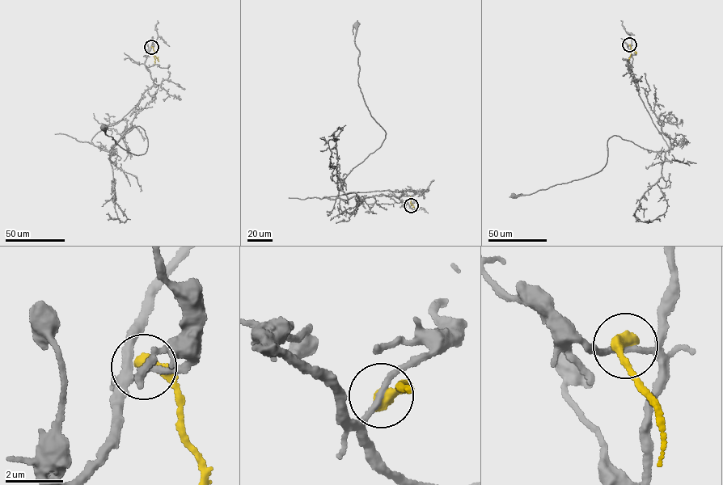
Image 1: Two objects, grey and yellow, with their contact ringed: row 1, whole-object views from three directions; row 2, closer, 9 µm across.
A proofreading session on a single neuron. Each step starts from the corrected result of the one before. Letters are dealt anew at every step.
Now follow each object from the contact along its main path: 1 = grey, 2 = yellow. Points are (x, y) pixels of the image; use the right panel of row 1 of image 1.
1: (629, 44), (640, 98), (672, 149), (649, 150), (615, 135), (607, 140), (606, 162), (600, 171), (513, 196)
2: (629, 44), (632, 51), (628, 61)

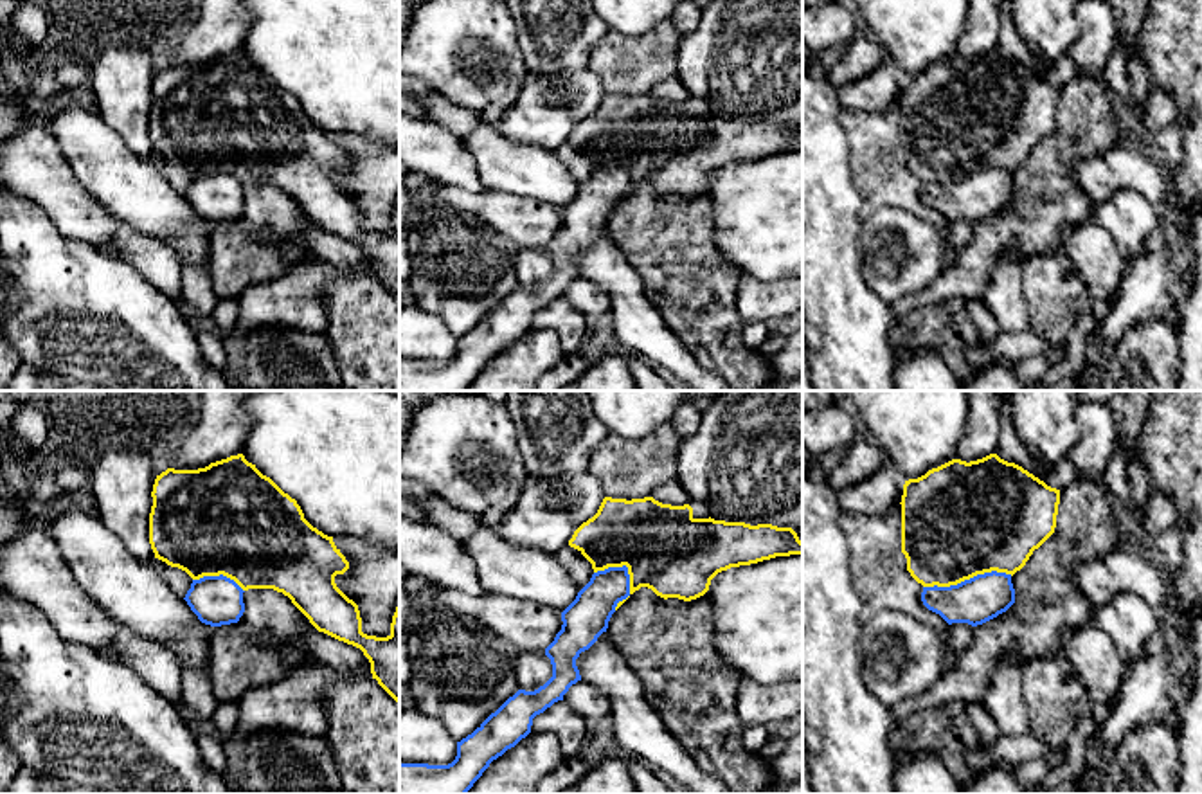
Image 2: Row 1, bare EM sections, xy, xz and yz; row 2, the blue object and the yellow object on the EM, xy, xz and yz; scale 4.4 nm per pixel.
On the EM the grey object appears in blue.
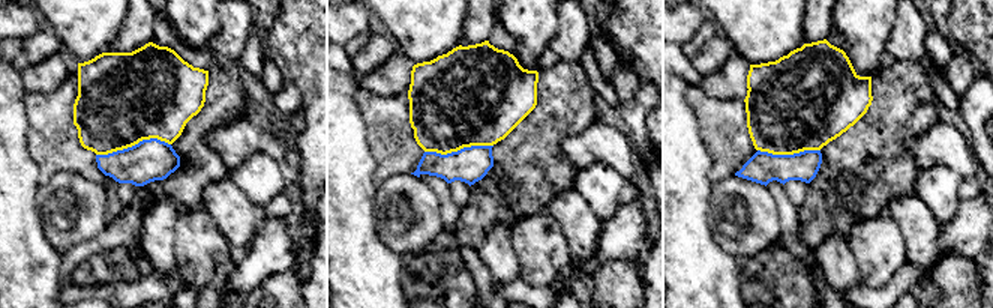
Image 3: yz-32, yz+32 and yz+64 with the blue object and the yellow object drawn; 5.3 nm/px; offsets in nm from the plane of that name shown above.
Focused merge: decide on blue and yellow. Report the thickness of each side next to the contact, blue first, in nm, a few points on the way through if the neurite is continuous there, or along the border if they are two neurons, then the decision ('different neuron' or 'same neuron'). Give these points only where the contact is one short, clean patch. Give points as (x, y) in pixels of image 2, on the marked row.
200/480 nm | different neuron

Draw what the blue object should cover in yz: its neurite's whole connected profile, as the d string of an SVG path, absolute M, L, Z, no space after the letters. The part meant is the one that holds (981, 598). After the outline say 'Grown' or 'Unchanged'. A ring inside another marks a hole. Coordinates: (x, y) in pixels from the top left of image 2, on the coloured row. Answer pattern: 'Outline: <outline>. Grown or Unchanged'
Outline: M984 573L950 587L923 587L923 605L948 625L982 625L1015 603L1011 574Z. Unchanged

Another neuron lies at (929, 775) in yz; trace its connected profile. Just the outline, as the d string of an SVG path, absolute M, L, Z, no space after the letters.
M937 758L898 765L894 789L896 794L961 794L959 783Z

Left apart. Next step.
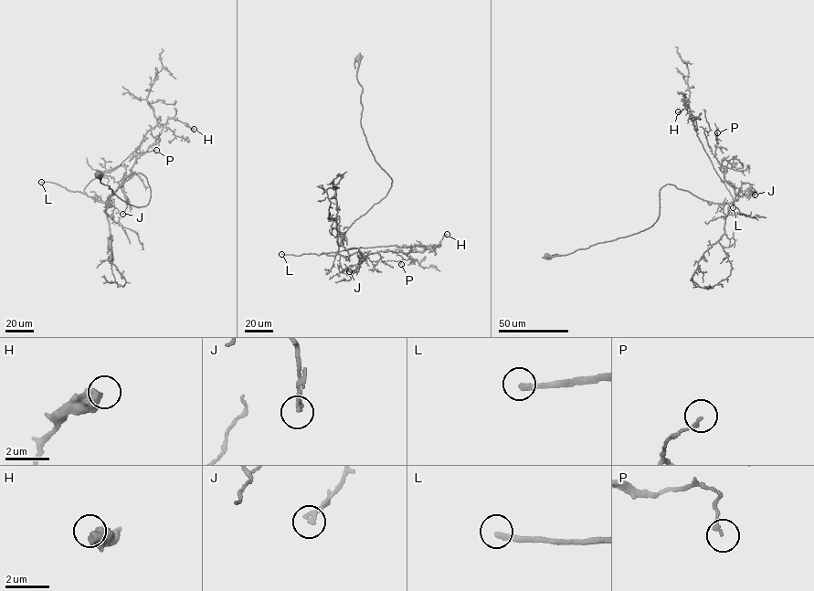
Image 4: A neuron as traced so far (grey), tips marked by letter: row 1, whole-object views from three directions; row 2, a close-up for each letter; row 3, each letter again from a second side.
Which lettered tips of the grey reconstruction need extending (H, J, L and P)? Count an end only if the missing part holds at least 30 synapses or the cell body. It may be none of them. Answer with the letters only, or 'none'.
L

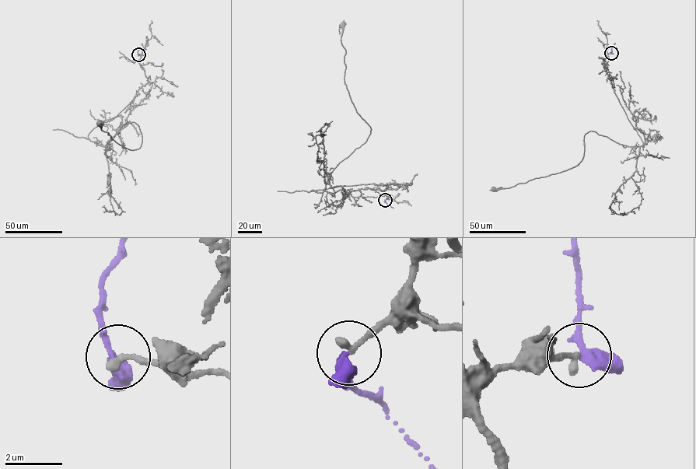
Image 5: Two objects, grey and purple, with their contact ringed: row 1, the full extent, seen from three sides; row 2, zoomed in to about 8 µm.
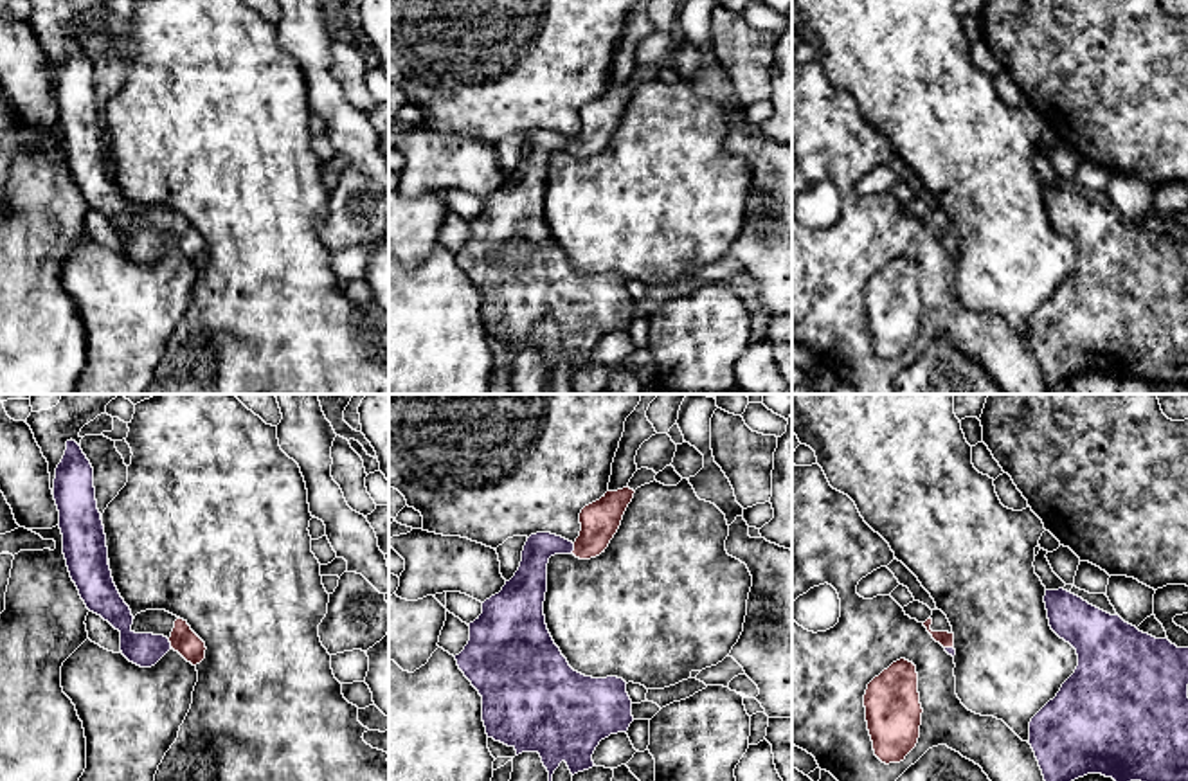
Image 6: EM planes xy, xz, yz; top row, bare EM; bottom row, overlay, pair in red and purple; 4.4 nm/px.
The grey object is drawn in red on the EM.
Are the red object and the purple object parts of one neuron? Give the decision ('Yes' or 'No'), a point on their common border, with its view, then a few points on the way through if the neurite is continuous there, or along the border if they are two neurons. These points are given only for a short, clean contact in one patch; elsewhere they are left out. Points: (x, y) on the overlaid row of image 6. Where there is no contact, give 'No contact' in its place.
Yes. Touches red at xz (575, 549). Path across: xz (600, 520), (575, 549), (551, 547), (530, 582)

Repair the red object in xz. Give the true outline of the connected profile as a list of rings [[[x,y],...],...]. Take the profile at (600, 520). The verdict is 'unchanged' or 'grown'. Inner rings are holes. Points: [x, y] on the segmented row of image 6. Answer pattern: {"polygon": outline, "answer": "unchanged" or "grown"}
{"polygon": [[[626,486],[607,491],[599,500],[585,506],[580,513],[581,531],[574,543],[551,533],[531,534],[518,570],[499,594],[482,603],[482,614],[468,624],[468,644],[455,655],[459,669],[482,696],[488,738],[513,747],[517,756],[538,752],[549,781],[562,761],[572,776],[596,767],[592,754],[599,741],[610,734],[626,732],[634,722],[626,682],[617,677],[592,678],[574,671],[554,644],[544,615],[549,558],[574,554],[580,560],[590,560],[605,552],[634,493]]], "answer": "grown"}

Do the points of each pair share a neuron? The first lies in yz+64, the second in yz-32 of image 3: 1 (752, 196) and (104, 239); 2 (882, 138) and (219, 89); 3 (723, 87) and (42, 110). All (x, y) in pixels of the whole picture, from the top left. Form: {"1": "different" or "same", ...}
{"1": "different", "2": "same", "3": "different"}

